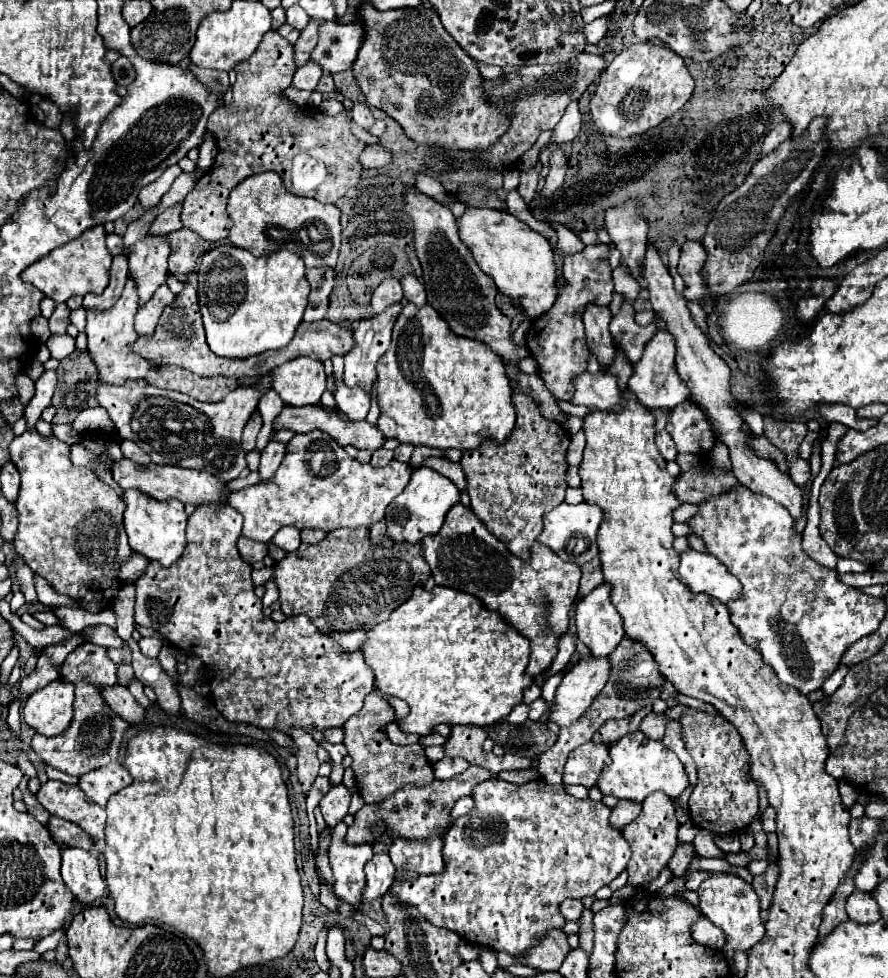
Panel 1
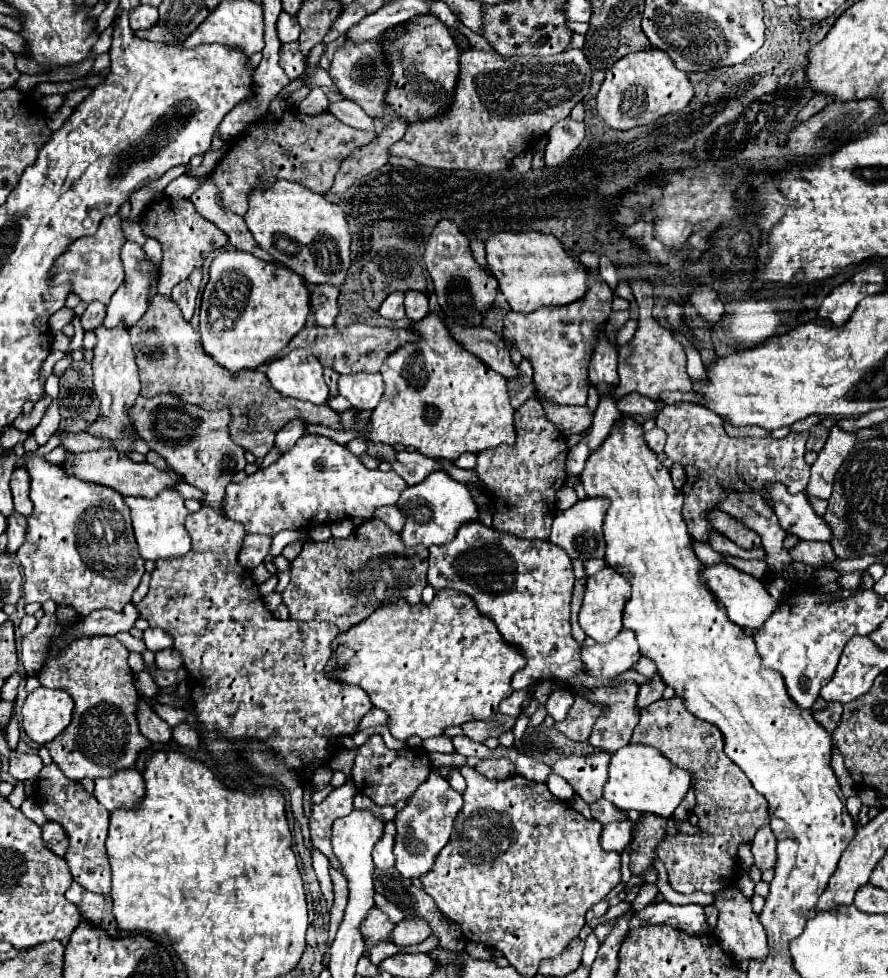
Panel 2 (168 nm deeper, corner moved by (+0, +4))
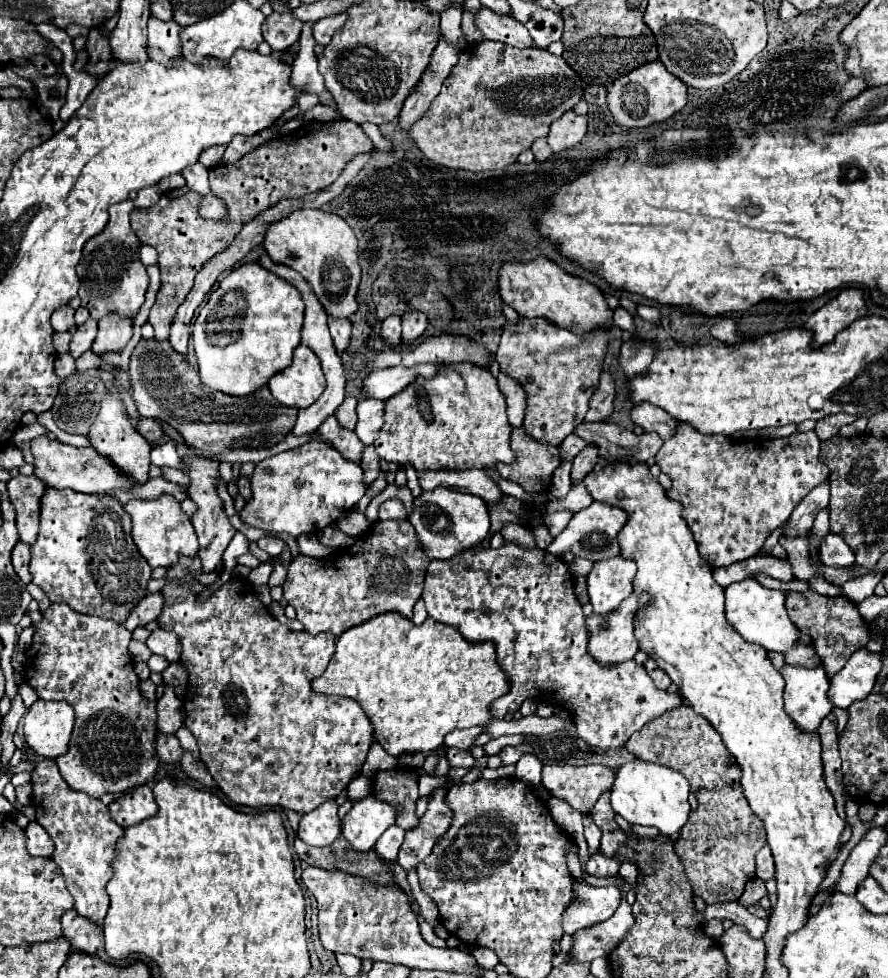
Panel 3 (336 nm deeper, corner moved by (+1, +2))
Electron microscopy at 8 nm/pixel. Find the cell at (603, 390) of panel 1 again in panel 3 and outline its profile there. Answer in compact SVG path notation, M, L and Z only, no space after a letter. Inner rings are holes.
M634 405L632 407L632 413L630 413L632 421L636 425L640 425L644 431L654 431L658 433L662 439L670 439L672 433L674 433L674 419L664 411L664 409L658 409L656 405Z

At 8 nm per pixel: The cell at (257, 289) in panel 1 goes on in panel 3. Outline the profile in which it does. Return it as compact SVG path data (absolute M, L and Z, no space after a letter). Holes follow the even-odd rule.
M242 263L226 273L210 299L196 317L192 331L192 345L198 357L200 379L214 391L228 395L248 395L268 383L268 379L292 363L292 351L300 345L300 329L304 321L304 303L298 289L282 277L270 273L258 263Z

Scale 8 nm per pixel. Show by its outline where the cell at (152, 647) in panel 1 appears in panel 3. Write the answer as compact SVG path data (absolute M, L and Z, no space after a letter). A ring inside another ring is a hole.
M164 629L152 631L148 641L146 641L146 645L148 645L148 649L152 649L152 653L162 655L162 657L166 657L172 663L180 659L178 637L174 633L170 633L170 631L164 631Z

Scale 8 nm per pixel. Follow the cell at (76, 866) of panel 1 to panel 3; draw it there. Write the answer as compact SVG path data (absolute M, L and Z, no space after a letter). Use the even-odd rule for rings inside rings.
M68 909L62 915L64 937L72 939L72 947L84 953L96 953L102 945L102 927L94 925L88 917L76 913L76 909Z

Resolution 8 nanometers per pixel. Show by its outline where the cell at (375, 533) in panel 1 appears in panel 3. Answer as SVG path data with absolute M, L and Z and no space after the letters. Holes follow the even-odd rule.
M390 499L390 501L384 501L380 505L378 521L388 521L388 519L406 519L406 509L404 509L402 501Z

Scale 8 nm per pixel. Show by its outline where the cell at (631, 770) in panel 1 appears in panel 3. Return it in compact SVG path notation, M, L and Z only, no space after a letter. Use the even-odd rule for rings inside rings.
M634 759L630 763L624 763L616 771L616 781L610 791L610 803L612 809L620 817L624 817L630 825L652 825L662 835L676 837L690 813L688 795L690 795L690 785L684 779L684 775L664 765Z

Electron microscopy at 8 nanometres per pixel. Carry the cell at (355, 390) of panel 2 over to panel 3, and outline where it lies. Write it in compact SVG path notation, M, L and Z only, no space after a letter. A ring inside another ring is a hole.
M414 365L414 367L390 367L390 369L380 369L370 373L362 385L360 385L360 395L362 399L388 399L394 393L402 391L408 383L414 381L416 375L422 377L432 377L438 371L440 365Z

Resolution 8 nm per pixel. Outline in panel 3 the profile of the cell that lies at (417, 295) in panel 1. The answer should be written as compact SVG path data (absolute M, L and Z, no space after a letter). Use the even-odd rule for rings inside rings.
M408 311L402 315L402 341L414 343L418 337L424 335L428 327L428 317L420 311Z

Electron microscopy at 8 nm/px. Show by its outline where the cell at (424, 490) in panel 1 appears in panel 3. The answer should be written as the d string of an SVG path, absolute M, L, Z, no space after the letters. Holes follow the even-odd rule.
M446 487L422 491L414 499L408 521L414 525L416 537L428 559L450 559L462 549L482 543L490 531L490 515L486 503L470 493L458 493L456 489Z

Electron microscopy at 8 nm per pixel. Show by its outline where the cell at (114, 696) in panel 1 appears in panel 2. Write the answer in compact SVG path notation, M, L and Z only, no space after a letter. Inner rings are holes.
M143 697L139 699L137 719L139 719L139 729L141 729L141 733L143 733L151 743L161 743L161 745L169 745L169 743L171 743L171 727L145 703Z

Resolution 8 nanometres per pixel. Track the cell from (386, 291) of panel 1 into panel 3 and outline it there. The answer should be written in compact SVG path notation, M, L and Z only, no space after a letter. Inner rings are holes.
M390 315L382 321L382 331L380 335L390 343L390 345L396 345L400 343L400 331L402 331L402 325L400 325L400 317L398 315Z

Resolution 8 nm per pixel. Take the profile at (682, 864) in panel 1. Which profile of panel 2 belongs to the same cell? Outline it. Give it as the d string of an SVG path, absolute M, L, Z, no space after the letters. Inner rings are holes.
M671 697L671 699L659 699L651 707L641 711L641 719L633 731L631 743L655 747L663 755L667 755L667 759L671 759L673 765L677 765L693 775L691 787L695 789L695 797L697 797L693 811L699 817L697 827L701 829L701 833L684 835L678 832L676 835L665 837L655 849L657 857L665 863L665 869L669 873L669 885L677 893L685 893L685 895L695 893L695 891L715 895L721 891L721 887L713 887L715 883L735 883L737 873L733 873L733 871L739 869L737 849L741 843L753 841L755 831L769 823L769 815L767 815L767 801L751 787L751 781L743 775L743 771L739 771L739 767L723 753L723 735L719 735L719 729L715 725L691 715L685 709L681 697Z

